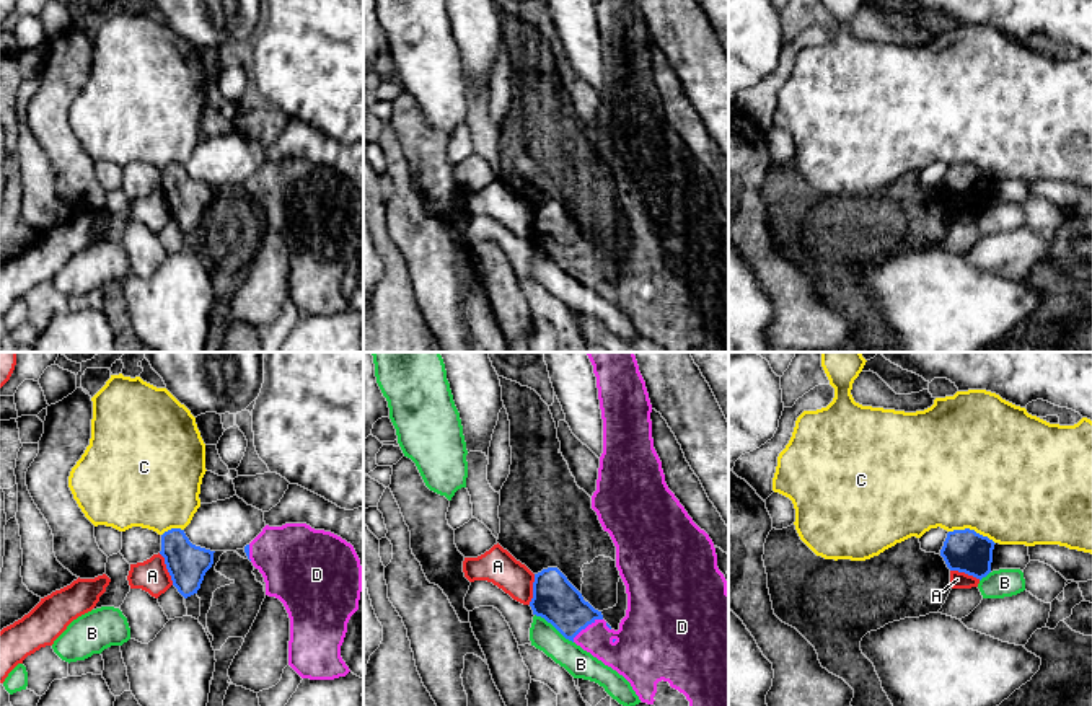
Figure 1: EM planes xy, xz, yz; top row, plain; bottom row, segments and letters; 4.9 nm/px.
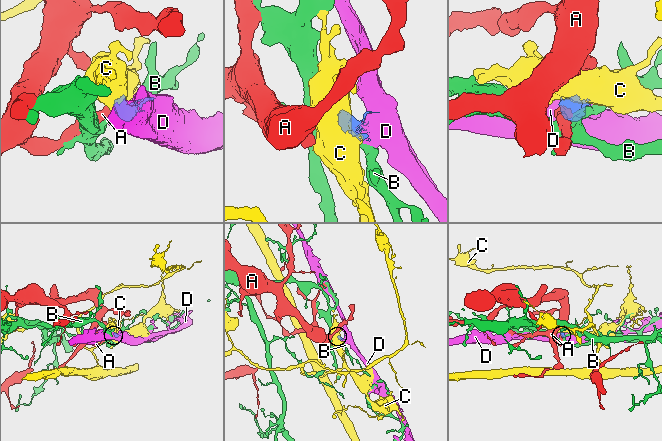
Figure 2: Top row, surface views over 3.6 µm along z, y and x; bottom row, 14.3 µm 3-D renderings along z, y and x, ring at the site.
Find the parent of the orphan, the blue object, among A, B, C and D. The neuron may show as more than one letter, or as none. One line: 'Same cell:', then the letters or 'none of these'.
Same cell: D

